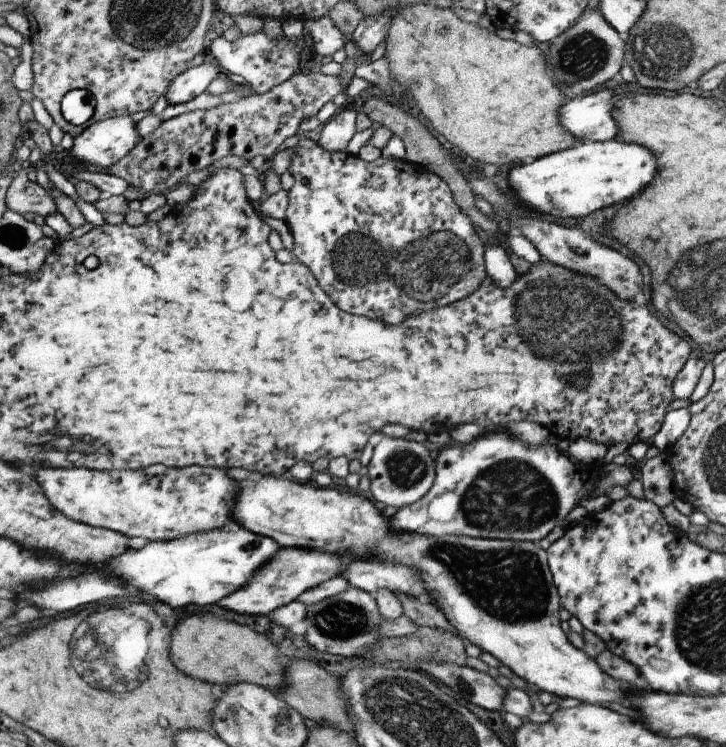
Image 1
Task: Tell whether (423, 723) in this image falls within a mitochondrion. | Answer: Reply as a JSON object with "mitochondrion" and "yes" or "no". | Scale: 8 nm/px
{"mitochondrion":"yes"}

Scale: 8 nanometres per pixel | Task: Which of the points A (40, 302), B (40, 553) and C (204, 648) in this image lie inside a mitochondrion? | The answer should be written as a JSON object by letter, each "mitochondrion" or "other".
{"A":"other","B":"other","C":"other"}

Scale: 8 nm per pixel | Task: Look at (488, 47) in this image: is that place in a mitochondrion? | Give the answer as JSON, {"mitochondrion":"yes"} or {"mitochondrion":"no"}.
{"mitochondrion":"no"}

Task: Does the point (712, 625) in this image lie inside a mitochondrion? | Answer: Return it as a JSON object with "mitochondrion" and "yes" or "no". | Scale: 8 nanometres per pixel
{"mitochondrion":"yes"}

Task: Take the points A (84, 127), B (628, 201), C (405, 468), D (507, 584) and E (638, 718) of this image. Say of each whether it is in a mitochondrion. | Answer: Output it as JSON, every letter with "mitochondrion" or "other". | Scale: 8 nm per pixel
{"A":"other","B":"other","C":"mitochondrion","D":"mitochondrion","E":"other"}

